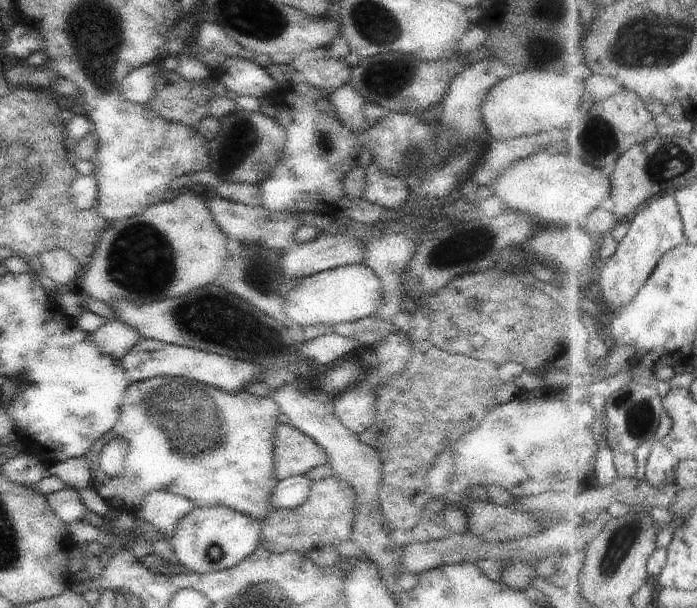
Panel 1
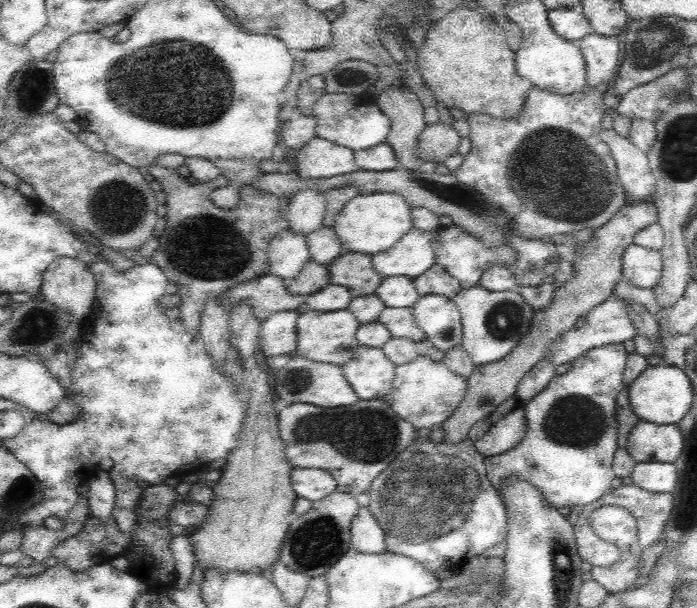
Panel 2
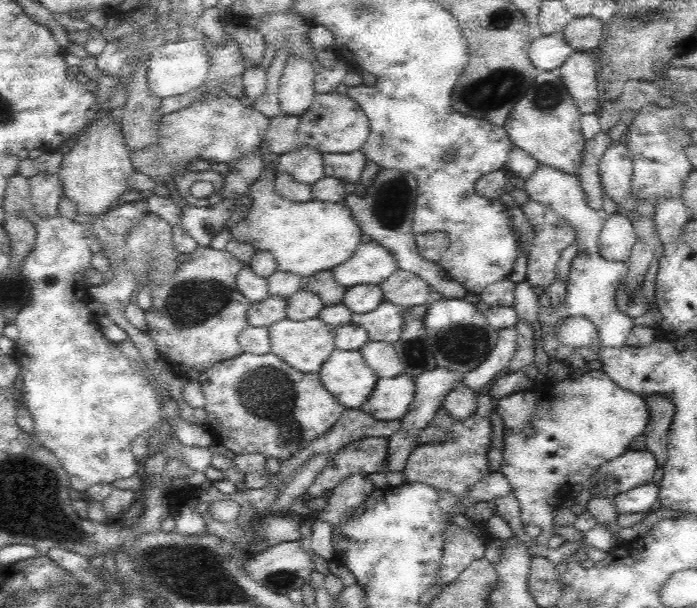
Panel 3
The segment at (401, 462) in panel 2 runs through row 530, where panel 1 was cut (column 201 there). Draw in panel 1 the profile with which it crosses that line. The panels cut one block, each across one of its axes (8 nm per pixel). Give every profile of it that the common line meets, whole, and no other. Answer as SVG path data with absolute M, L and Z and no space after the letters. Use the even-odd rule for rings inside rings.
M159 375L130 383L121 403L119 420L110 433L99 437L84 454L90 468L89 485L110 509L119 512L127 511L135 515L136 506L148 492L163 489L193 501L195 507L227 507L261 522L277 508L272 503L271 494L278 483L274 471L273 449L279 413L279 405L269 396L254 396L246 390L231 394L183 377ZM112 436L123 439L128 446L120 474L106 474L98 465L101 449Z

